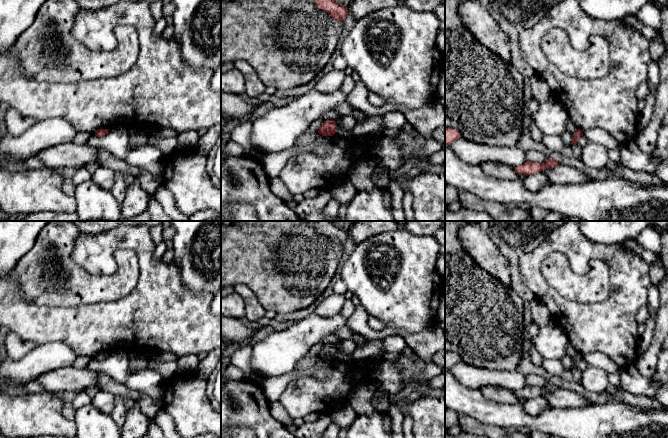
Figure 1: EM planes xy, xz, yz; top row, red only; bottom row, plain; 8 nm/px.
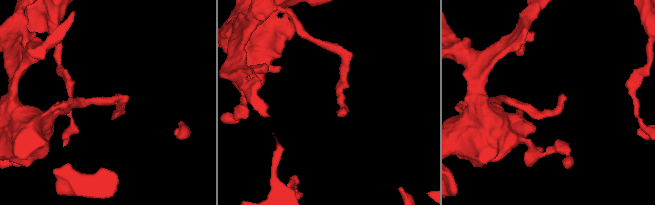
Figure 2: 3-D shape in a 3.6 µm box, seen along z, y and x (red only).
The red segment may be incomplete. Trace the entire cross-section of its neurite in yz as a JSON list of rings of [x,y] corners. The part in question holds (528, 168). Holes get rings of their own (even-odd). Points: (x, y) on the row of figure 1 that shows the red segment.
[[[548,158],[546,162],[532,162],[527,161],[523,165],[515,167],[518,174],[525,174],[526,176],[541,172],[546,168],[552,169],[559,165],[558,161]]]

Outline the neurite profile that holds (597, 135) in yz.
[[[601,128],[585,130],[583,131],[583,136],[588,140],[588,142],[599,143],[605,146],[608,150],[620,149],[622,146],[609,133]]]

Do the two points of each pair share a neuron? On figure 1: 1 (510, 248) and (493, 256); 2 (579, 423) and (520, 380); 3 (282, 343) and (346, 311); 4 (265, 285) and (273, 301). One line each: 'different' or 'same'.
1: different
2: different
3: different
4: same

